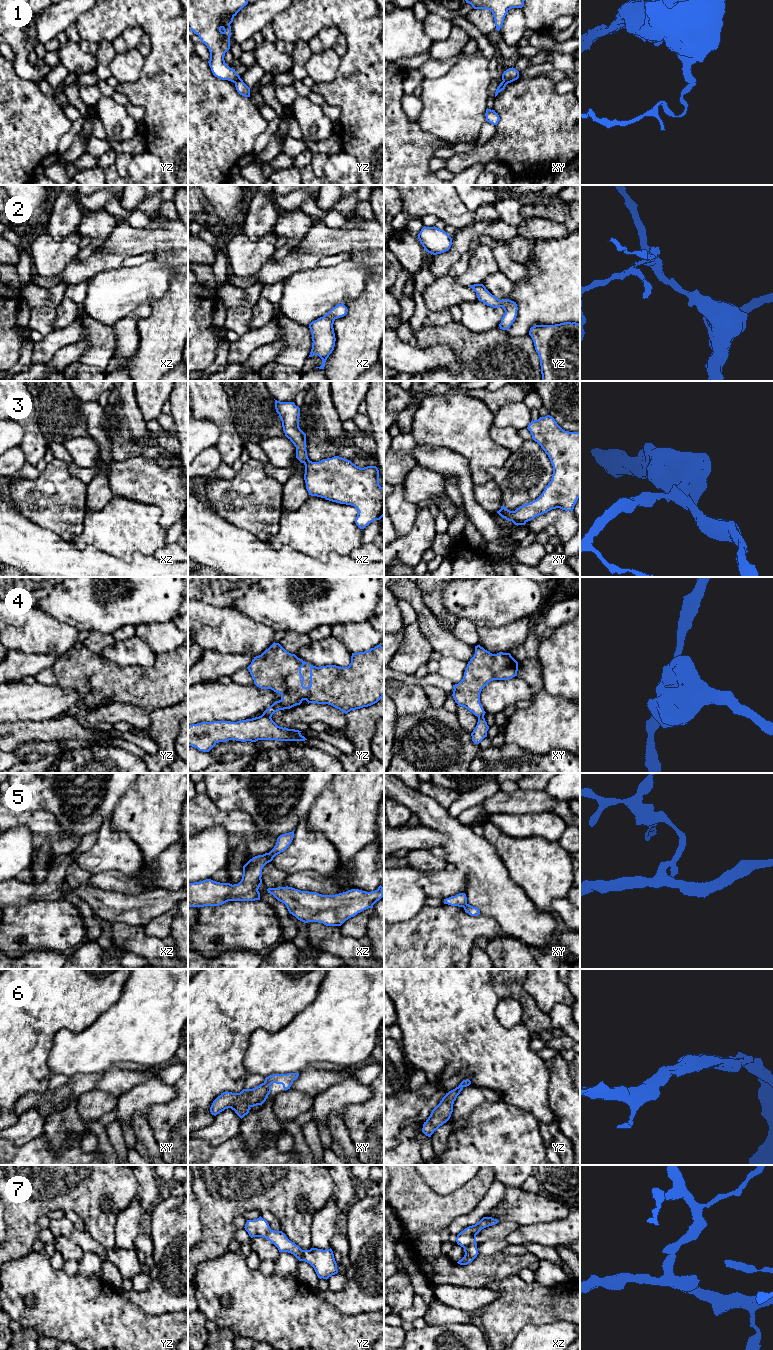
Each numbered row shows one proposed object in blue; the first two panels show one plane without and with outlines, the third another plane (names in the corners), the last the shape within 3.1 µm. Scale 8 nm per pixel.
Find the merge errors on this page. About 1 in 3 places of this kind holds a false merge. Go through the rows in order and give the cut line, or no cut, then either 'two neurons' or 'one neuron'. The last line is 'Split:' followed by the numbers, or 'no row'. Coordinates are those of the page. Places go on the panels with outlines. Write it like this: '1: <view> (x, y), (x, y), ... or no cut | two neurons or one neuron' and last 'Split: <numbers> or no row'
1: yz (239, 77), (234, 82) | two neurons
2: no cut | one neuron
3: xy (500, 509), (519, 524) | two neurons
4: yz (262, 714), (270, 717) | two neurons
5: xz (268, 853), (271, 860) | two neurons
6: no cut | one neuron
7: no cut | one neuron
Split: 1, 3, 4, 5

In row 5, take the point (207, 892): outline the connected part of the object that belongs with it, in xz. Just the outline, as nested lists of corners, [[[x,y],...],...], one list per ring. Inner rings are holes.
[[[269,853],[258,855],[250,859],[243,866],[242,879],[238,884],[220,883],[211,879],[188,883],[188,907],[219,906],[228,901],[255,901],[260,900],[258,891],[262,884],[262,869],[271,862]]]

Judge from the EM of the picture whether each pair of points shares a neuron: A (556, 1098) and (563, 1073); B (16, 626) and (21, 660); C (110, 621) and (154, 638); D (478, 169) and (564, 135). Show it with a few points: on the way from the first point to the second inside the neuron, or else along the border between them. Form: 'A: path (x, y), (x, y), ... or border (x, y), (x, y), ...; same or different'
A: path (561, 1092), (561, 1079); same
B: border (10, 649), (43, 654); different
C: border (158, 622), (142, 623), (135, 627); different
D: border (484, 163), (475, 163), (461, 172); different

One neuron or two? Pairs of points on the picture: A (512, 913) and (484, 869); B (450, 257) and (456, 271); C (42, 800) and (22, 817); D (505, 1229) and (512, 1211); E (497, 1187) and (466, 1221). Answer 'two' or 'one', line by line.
A: one
B: two
C: two
D: two
E: one

